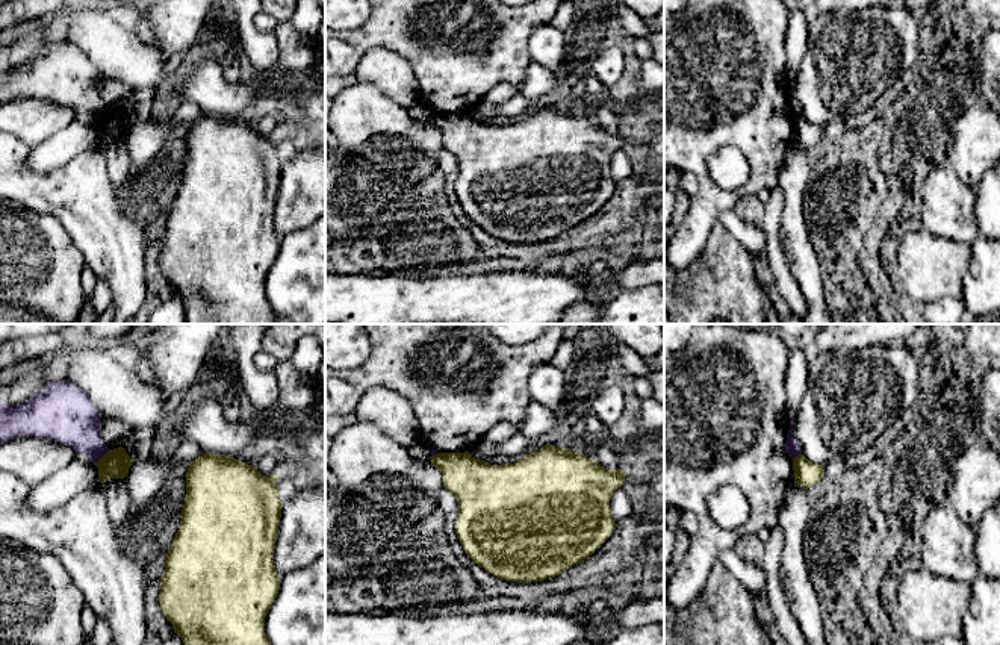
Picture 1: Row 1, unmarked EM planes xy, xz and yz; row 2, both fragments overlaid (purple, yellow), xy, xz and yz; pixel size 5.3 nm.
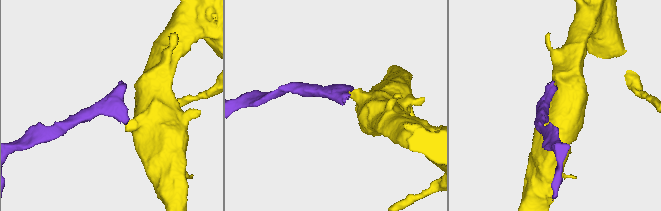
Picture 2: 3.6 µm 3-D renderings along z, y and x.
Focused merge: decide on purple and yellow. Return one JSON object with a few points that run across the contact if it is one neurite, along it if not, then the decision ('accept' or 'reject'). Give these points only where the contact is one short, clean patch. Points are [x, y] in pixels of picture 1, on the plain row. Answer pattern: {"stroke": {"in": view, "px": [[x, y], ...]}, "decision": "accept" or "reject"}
{"stroke": {"in": "xy", "px": [[109, 111], [94, 124]]}, "decision": "reject"}

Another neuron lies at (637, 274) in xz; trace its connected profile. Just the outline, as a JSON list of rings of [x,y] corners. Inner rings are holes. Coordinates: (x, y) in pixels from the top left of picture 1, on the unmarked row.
[[[635,260],[616,273],[616,280],[610,286],[610,295],[641,288],[644,285],[664,285],[664,260]]]

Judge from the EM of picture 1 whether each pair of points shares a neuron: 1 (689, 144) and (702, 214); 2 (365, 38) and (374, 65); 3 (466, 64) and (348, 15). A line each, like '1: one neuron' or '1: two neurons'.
1: one neuron
2: two neurons
3: two neurons

